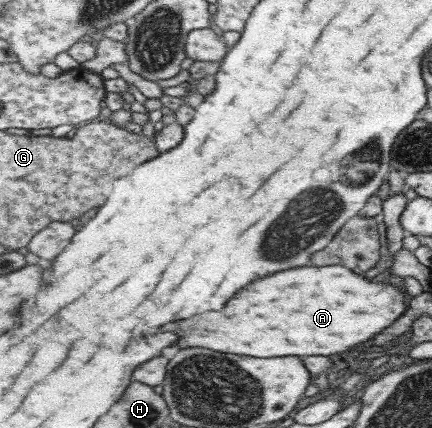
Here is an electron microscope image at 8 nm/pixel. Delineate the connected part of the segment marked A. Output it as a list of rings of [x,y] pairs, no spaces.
[[[303,266],[263,276],[263,280],[253,280],[247,284],[247,288],[235,292],[227,306],[223,306],[223,312],[205,312],[203,316],[195,316],[195,320],[183,320],[183,324],[179,324],[179,332],[175,332],[179,336],[177,346],[213,348],[217,352],[239,354],[239,357],[329,357],[347,352],[351,346],[357,346],[379,334],[405,312],[408,301],[407,293],[403,294],[395,285],[365,280],[343,266]]]

